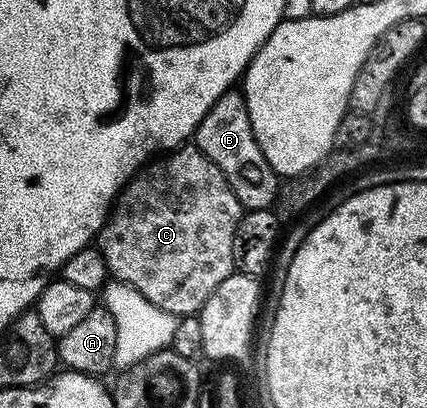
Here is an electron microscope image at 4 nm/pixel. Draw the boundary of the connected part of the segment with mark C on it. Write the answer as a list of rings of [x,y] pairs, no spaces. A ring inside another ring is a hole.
[[[183,144],[176,150],[171,150],[155,157],[153,160],[145,163],[142,169],[123,186],[121,194],[115,198],[114,204],[110,208],[110,213],[106,215],[106,222],[102,225],[102,231],[98,233],[96,249],[104,256],[107,275],[115,282],[123,282],[132,288],[136,288],[140,292],[140,296],[144,296],[144,300],[156,304],[156,308],[160,308],[169,314],[175,316],[197,315],[198,311],[201,310],[204,303],[208,300],[208,296],[212,296],[212,292],[220,284],[224,284],[224,280],[228,280],[230,274],[235,273],[232,240],[236,236],[236,224],[242,219],[244,213],[243,207],[235,204],[237,200],[236,192],[232,192],[224,172],[220,172],[220,168],[216,168],[216,164],[212,164],[212,160],[208,160],[208,156],[204,156],[204,152],[198,149],[197,146]]]

